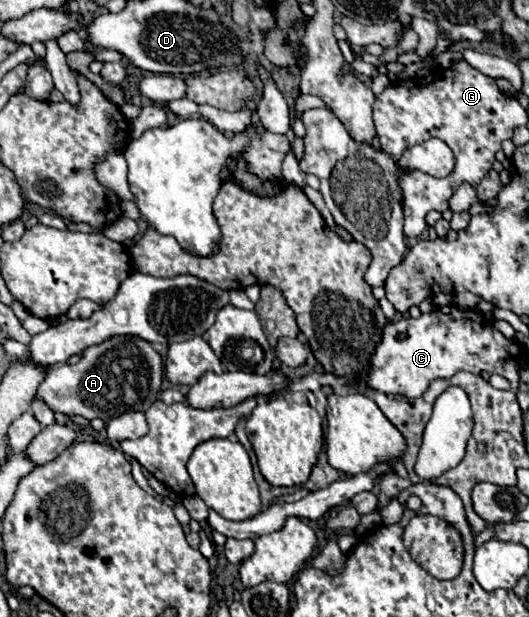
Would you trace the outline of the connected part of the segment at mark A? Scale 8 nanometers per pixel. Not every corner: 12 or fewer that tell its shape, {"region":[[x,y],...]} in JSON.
{"region":[[113,336],[37,390],[53,412],[109,422],[157,400],[151,342]]}

